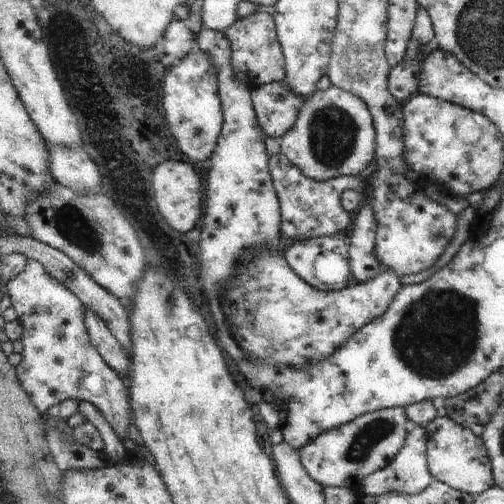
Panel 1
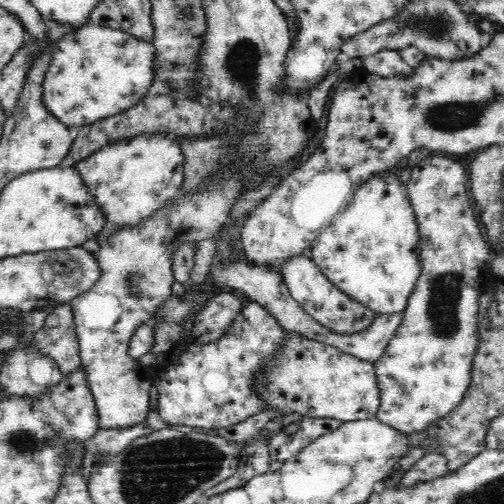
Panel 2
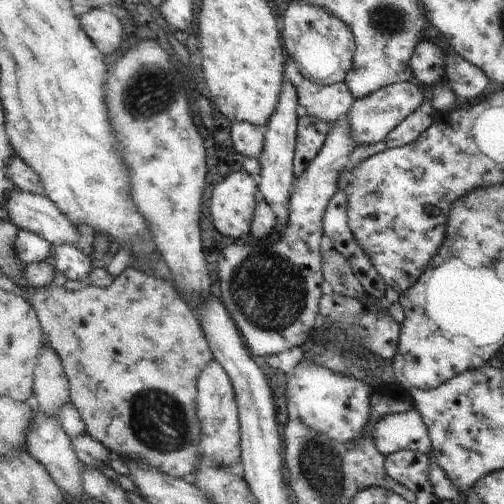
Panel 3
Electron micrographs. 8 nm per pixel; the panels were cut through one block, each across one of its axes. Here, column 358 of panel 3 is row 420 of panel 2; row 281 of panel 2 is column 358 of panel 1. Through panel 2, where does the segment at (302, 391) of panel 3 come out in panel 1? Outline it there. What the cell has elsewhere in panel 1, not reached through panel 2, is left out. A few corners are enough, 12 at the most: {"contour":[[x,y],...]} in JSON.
{"contour":[[401,408],[313,438],[299,462],[315,484],[359,494],[415,426]]}

